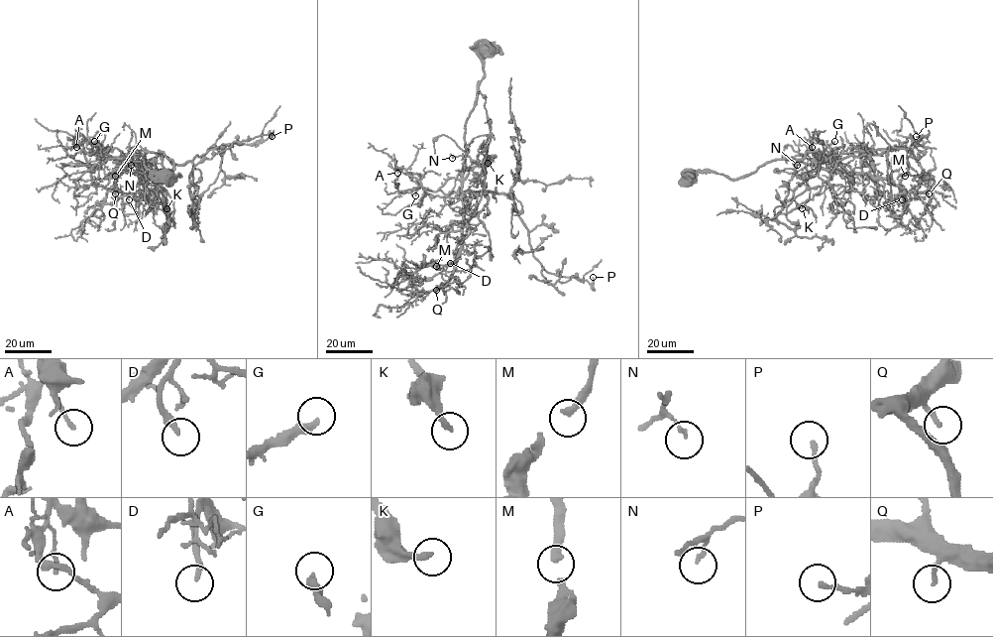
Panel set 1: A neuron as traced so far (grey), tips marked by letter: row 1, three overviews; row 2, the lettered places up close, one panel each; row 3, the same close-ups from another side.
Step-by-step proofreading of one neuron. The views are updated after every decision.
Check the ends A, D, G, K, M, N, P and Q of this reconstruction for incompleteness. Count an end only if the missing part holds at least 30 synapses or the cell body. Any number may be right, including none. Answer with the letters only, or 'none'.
D, G, Q

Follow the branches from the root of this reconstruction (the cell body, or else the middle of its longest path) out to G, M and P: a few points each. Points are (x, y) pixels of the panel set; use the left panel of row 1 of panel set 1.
G: (165, 176), (162, 171), (156, 179), (145, 167), (145, 158), (142, 166), (128, 158), (103, 160), (94, 141)
M: (165, 176), (162, 171), (156, 179), (145, 158), (142, 173), (146, 152), (135, 148), (123, 157), (115, 176)
P: (165, 176), (156, 179), (143, 160), (159, 179), (164, 157), (186, 164), (211, 147), (272, 136)

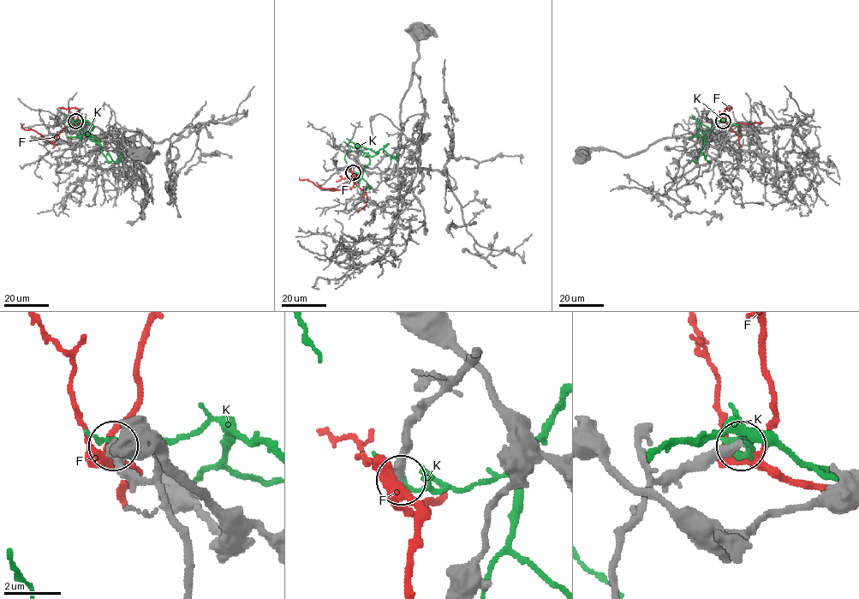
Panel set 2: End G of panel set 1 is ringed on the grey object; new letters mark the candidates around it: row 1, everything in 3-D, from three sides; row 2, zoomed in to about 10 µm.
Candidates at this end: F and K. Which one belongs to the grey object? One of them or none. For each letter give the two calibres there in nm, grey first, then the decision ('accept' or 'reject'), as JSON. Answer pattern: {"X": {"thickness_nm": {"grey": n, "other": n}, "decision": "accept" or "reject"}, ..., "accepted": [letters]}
{"F": {"thickness_nm": {"grey": 400, "other": 380}, "decision": "reject"}, "K": {"thickness_nm": {"grey": 360, "other": 190}, "decision": "reject"}, "accepted": []}

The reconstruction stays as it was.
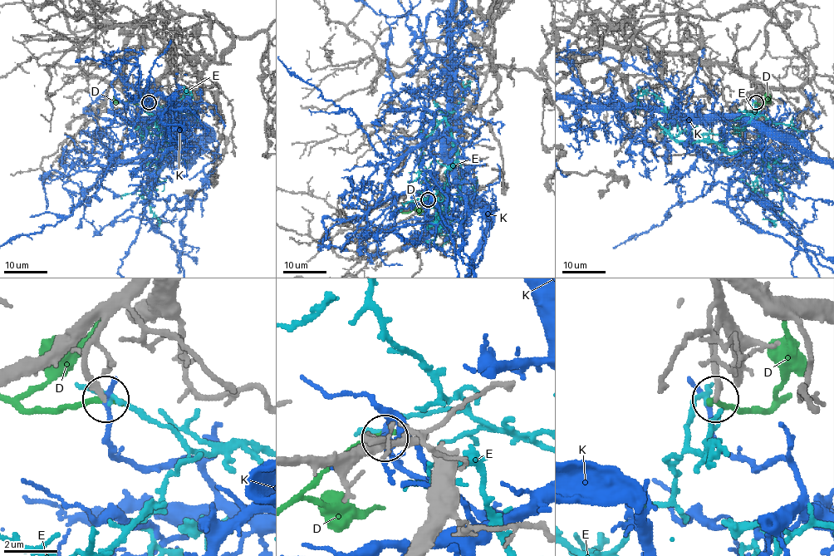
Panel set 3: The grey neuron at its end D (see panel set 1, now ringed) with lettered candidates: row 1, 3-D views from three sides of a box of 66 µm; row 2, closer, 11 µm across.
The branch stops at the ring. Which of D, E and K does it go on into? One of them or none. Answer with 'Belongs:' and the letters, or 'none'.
Belongs: none

